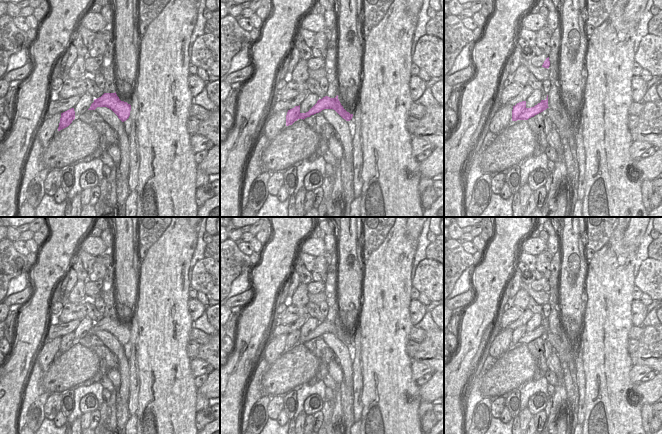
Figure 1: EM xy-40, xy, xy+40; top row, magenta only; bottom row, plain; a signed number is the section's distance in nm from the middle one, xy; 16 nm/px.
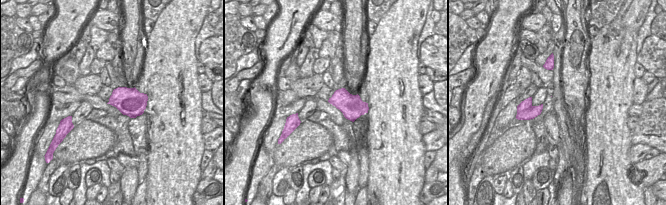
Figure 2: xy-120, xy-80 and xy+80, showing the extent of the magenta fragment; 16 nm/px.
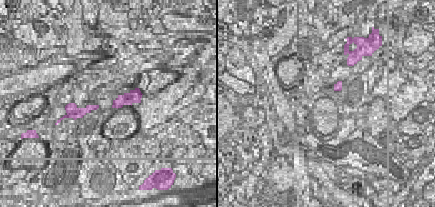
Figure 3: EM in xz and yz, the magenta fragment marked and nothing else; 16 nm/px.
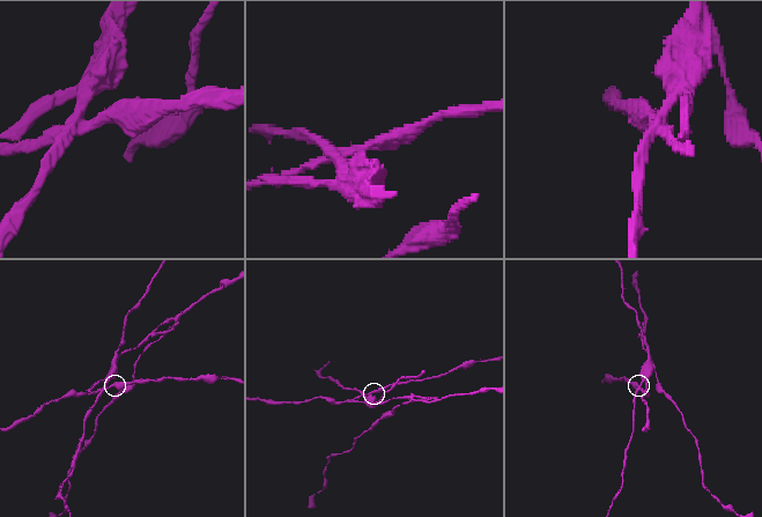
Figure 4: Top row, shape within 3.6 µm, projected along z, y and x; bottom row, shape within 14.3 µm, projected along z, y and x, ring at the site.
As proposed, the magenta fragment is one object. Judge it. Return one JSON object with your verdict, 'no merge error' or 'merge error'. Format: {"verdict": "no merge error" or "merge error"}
{"verdict": "merge error"}

